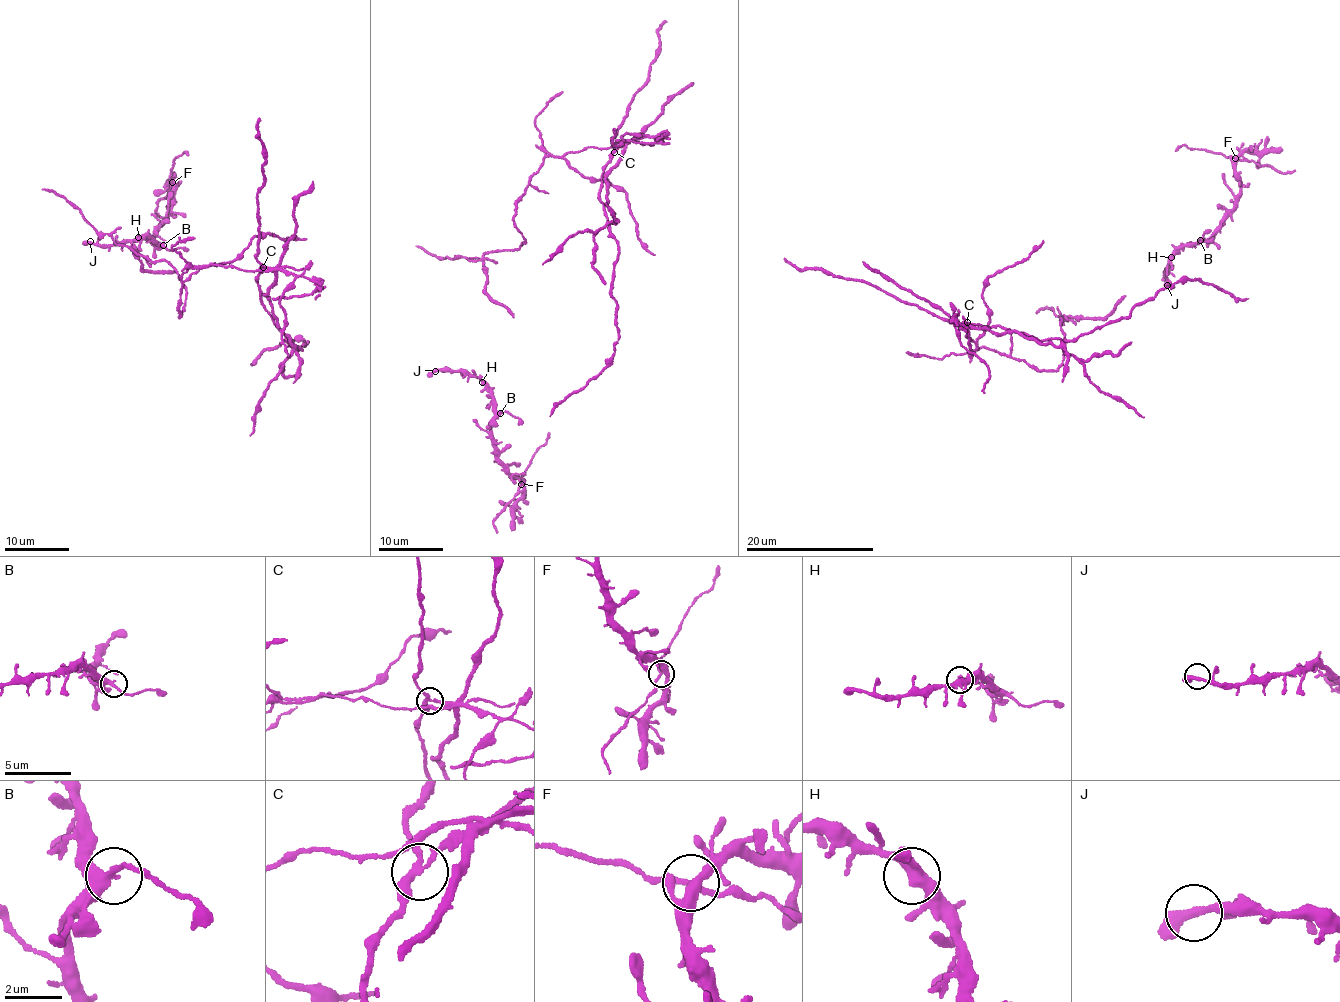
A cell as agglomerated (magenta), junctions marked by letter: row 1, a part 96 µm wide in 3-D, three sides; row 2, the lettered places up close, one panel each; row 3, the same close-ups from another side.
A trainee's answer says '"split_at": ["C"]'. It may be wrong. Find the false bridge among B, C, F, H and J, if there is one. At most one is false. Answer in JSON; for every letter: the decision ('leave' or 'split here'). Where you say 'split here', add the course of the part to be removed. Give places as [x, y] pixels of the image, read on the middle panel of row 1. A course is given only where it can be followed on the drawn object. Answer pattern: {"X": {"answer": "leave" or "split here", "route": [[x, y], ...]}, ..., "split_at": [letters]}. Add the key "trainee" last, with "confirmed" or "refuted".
{"B": {"answer": "leave"}, "C": {"answer": "split here", "route": [[615, 152], [616, 143], [545, 156], [515, 204], [514, 217], [526, 242], [514, 250], [472, 262], [416, 246]]}, "F": {"answer": "leave"}, "H": {"answer": "leave"}, "J": {"answer": "leave"}, "split_at": ["C"], "trainee": "confirmed"}

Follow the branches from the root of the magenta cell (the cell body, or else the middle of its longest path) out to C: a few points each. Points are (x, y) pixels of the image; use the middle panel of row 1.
C: (515, 200), (526, 193), (530, 176), (545, 156), (616, 143), (615, 152)

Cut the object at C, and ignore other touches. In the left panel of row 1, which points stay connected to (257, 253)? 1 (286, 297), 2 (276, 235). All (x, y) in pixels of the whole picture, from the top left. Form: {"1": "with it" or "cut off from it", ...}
{"1": "cut off from it", "2": "cut off from it"}

